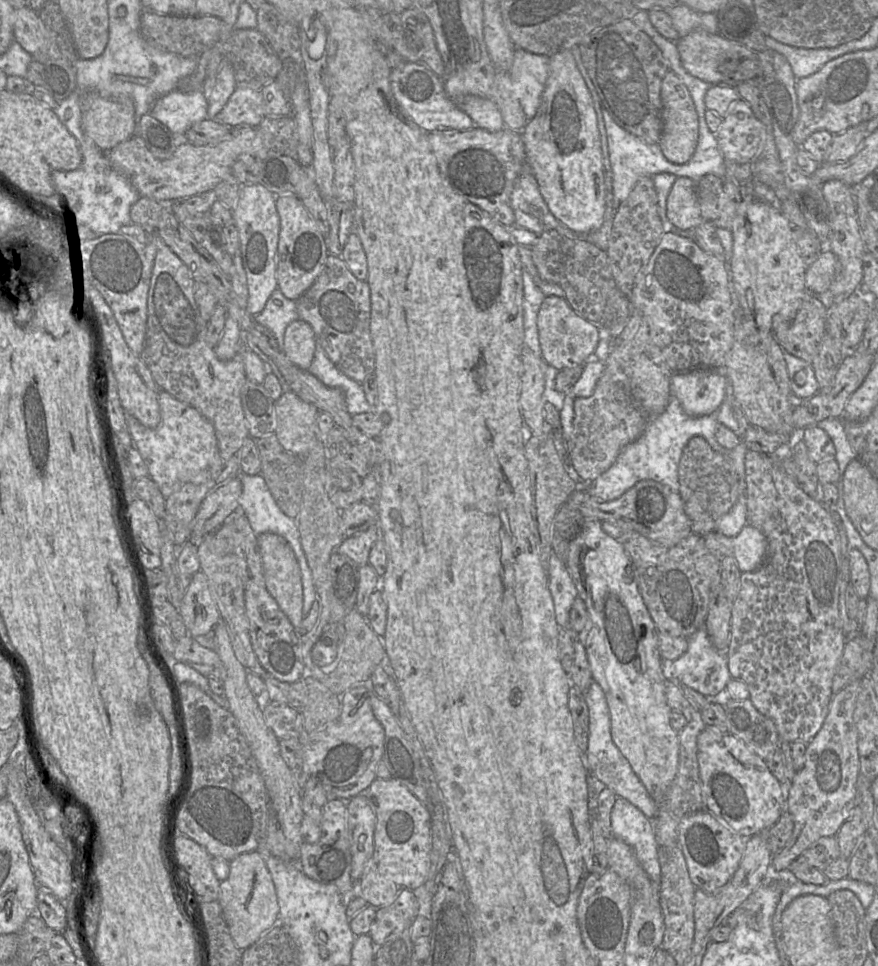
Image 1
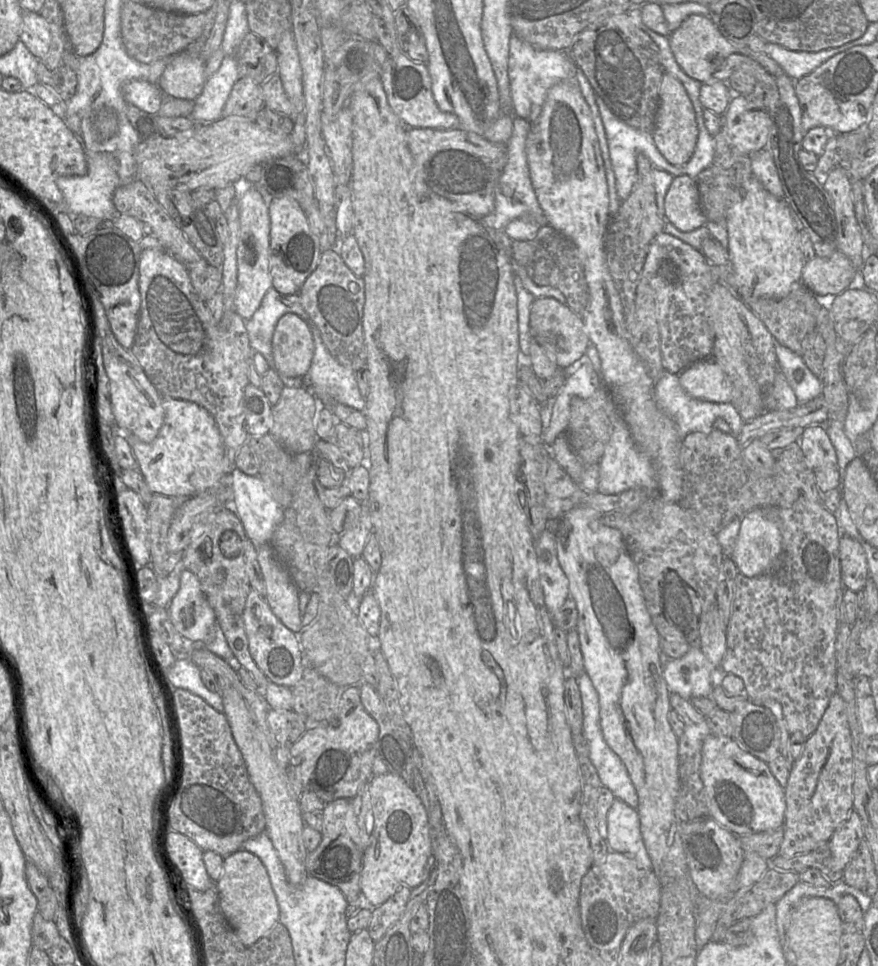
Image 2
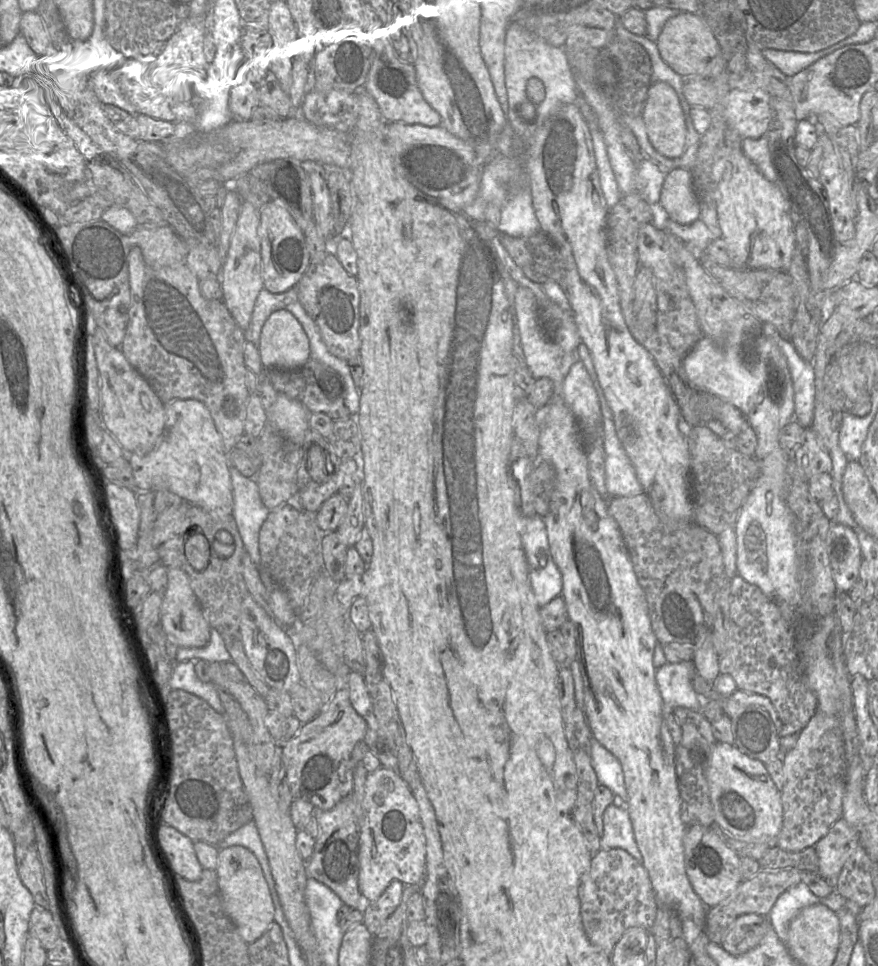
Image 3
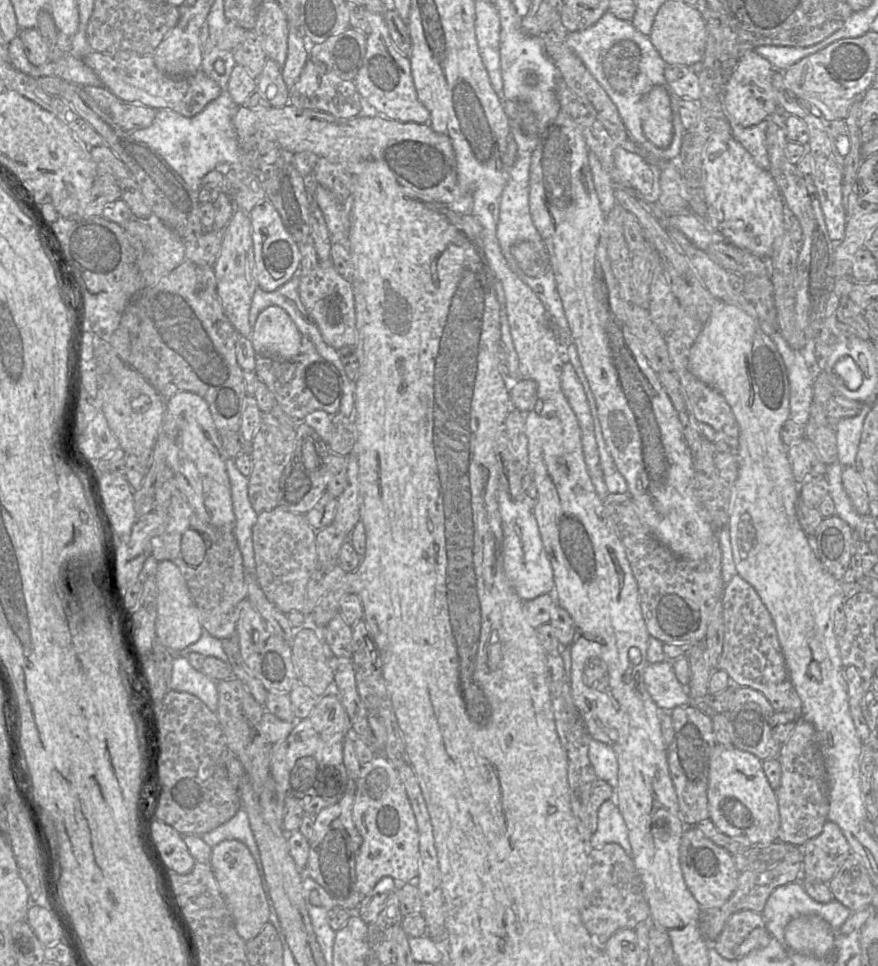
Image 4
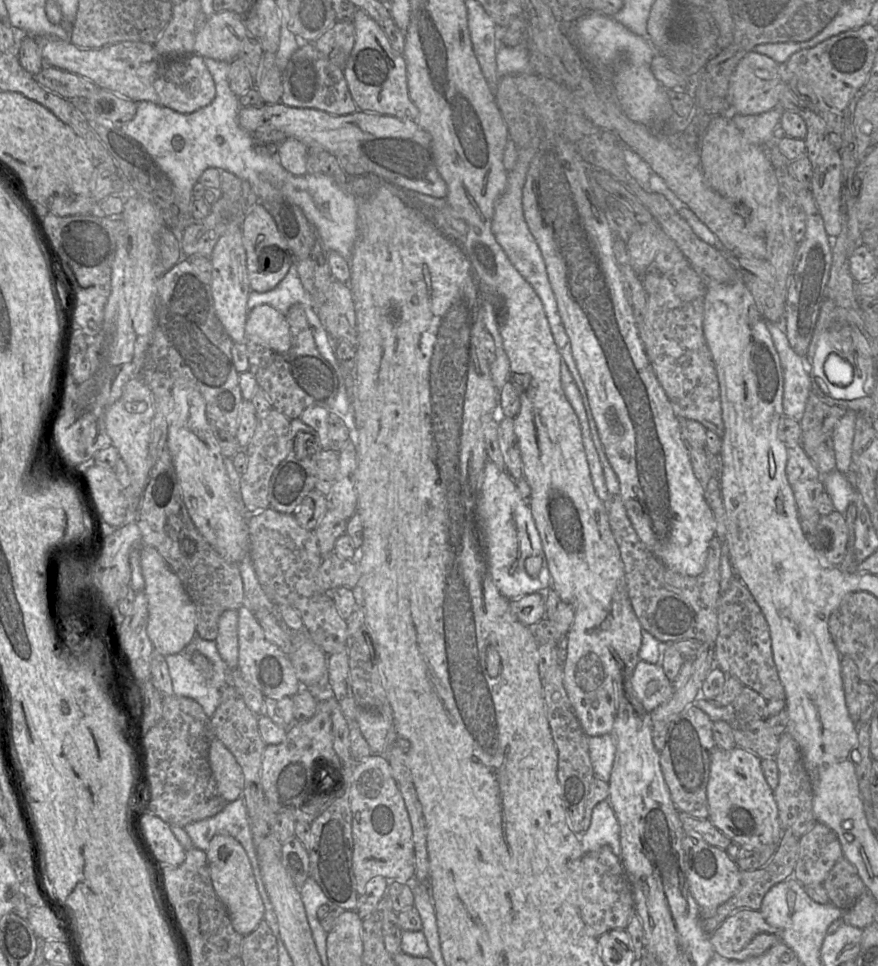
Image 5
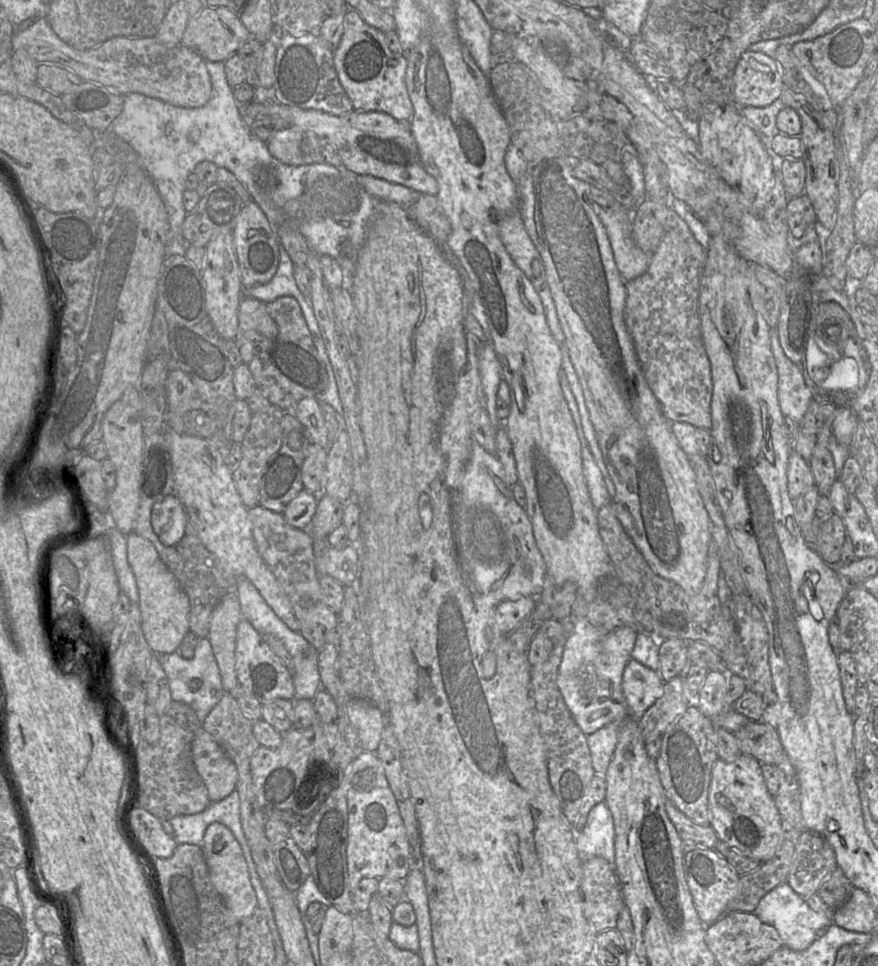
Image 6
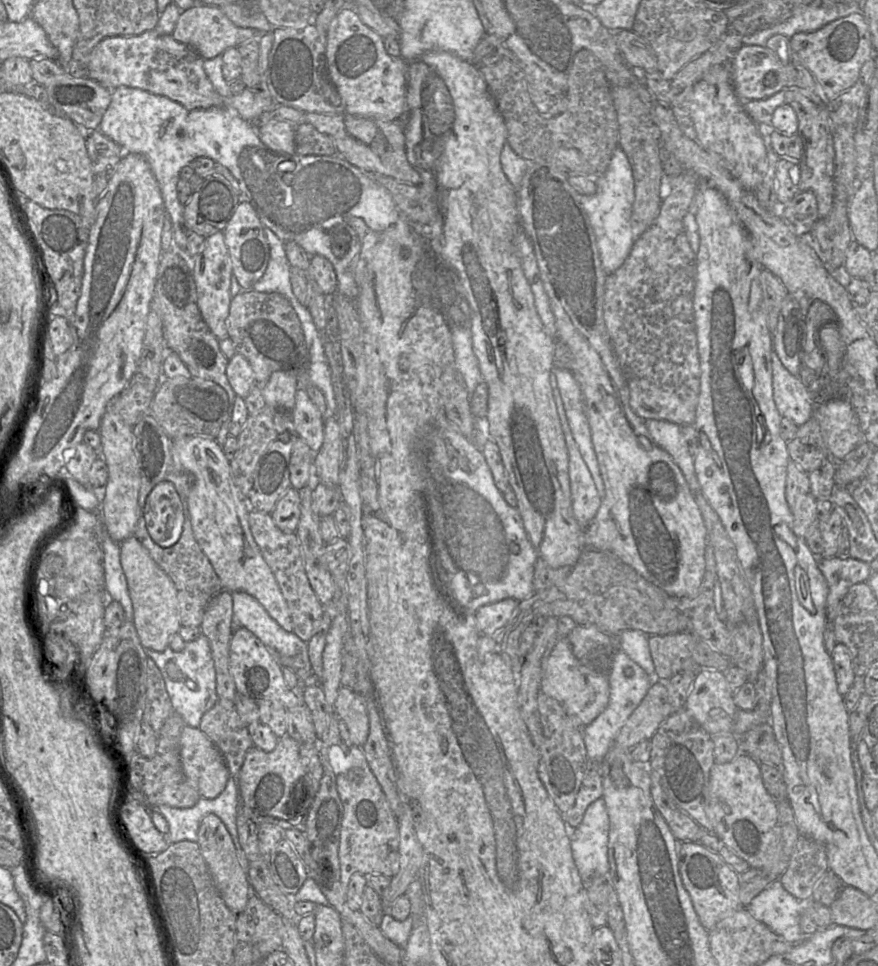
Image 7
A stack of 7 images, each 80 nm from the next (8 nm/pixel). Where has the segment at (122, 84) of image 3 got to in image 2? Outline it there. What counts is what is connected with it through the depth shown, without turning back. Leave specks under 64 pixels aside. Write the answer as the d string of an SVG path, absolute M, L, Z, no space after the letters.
M130 80L122 87L122 94L128 104L133 104L139 109L155 115L167 97L158 85L143 80Z

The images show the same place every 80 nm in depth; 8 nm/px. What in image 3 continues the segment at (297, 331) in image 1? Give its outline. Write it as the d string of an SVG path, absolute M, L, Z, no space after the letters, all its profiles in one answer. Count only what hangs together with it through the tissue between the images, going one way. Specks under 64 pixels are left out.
M287 310L274 311L264 324L257 344L265 369L293 370L310 359L309 338Z

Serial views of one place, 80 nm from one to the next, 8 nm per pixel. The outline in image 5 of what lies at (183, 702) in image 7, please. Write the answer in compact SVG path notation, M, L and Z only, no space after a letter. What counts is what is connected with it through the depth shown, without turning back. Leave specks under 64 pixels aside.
M196 635L193 639L195 639L195 645L193 646L193 649L207 657L213 664L213 675L211 679L205 678L202 671L198 669L194 663L182 656L181 653L167 655L165 659L172 680L174 695L188 697L195 700L202 706L205 714L211 718L219 704L222 689L226 685L231 685L229 681L229 669L222 660L217 650L215 641L203 639L198 635Z

